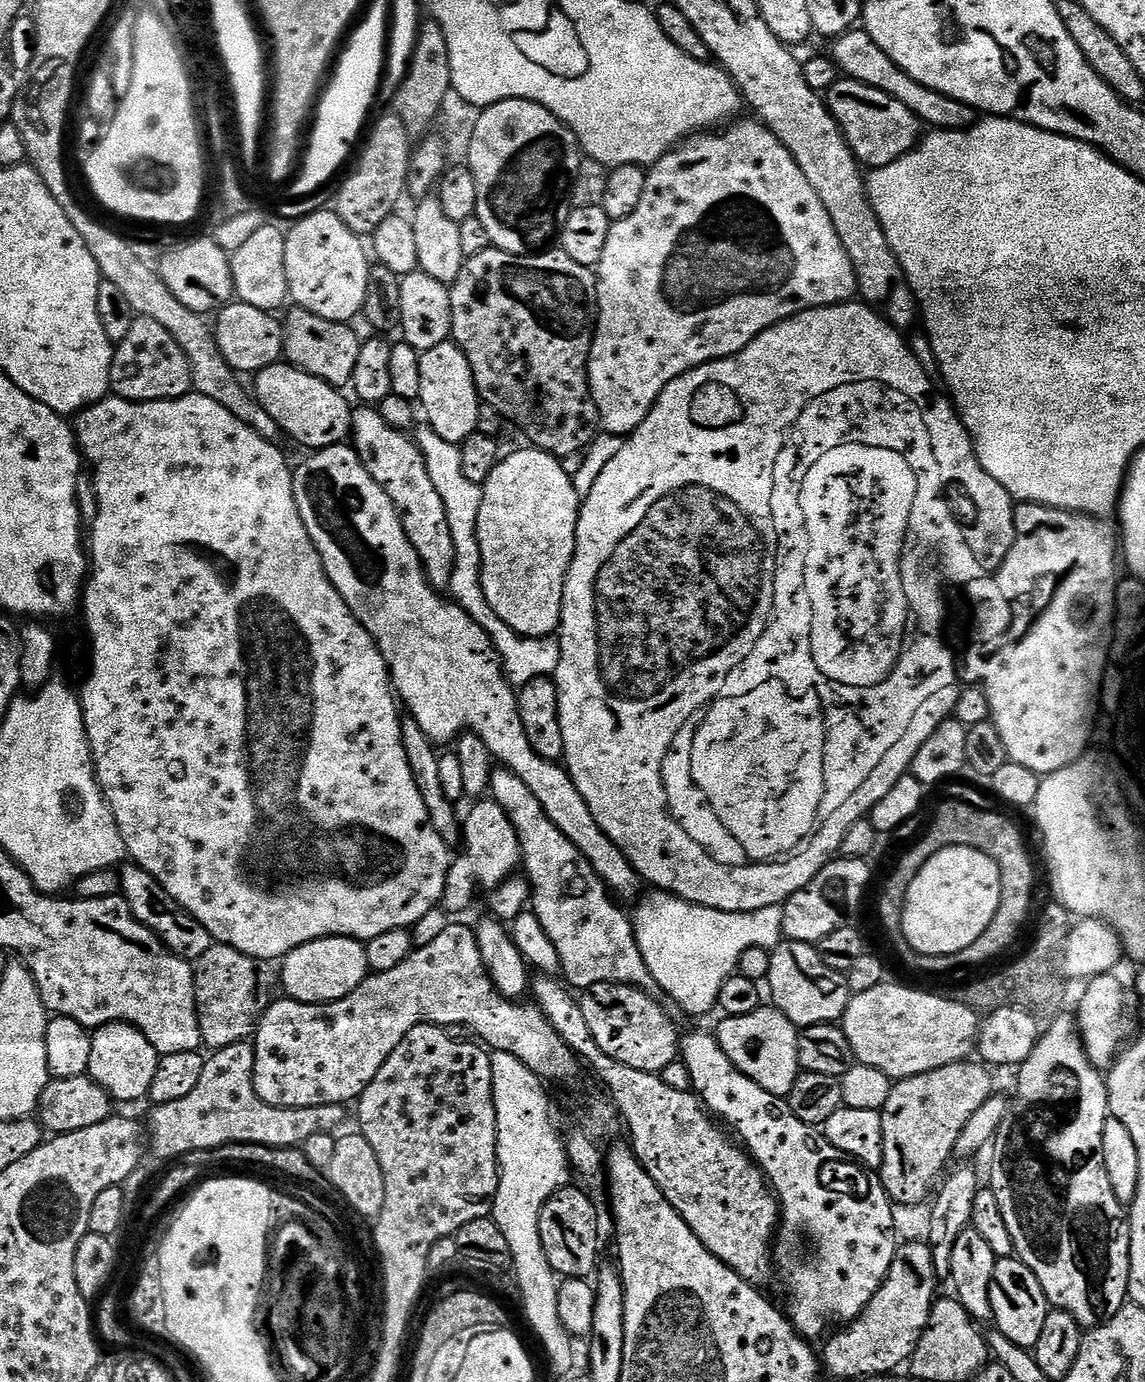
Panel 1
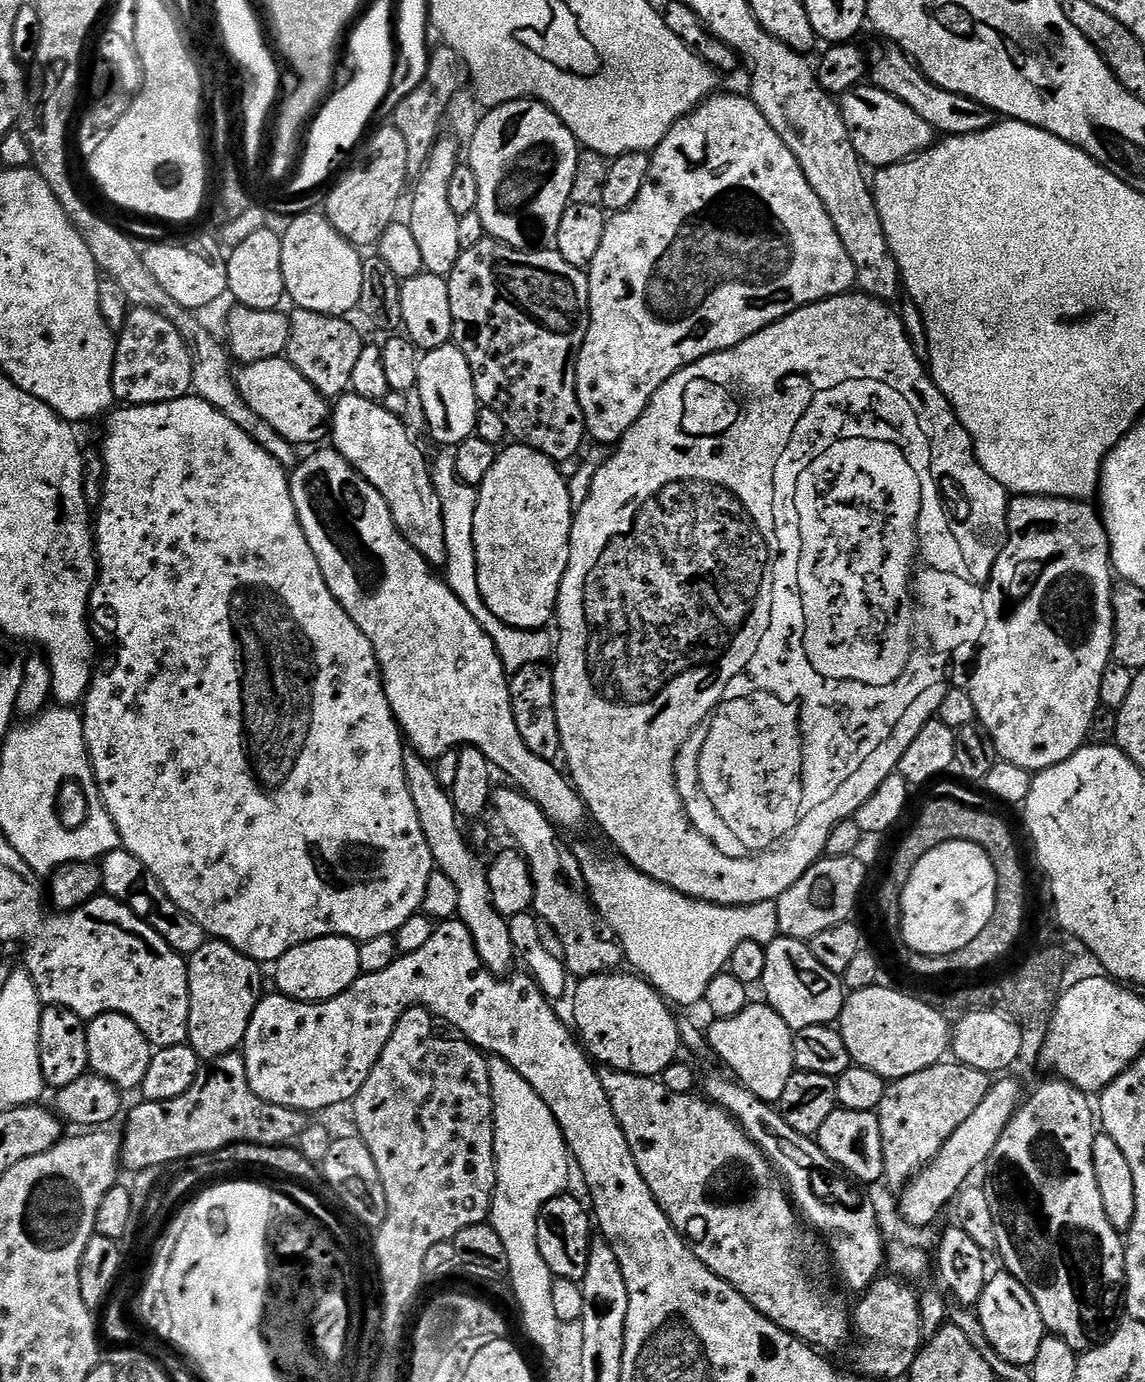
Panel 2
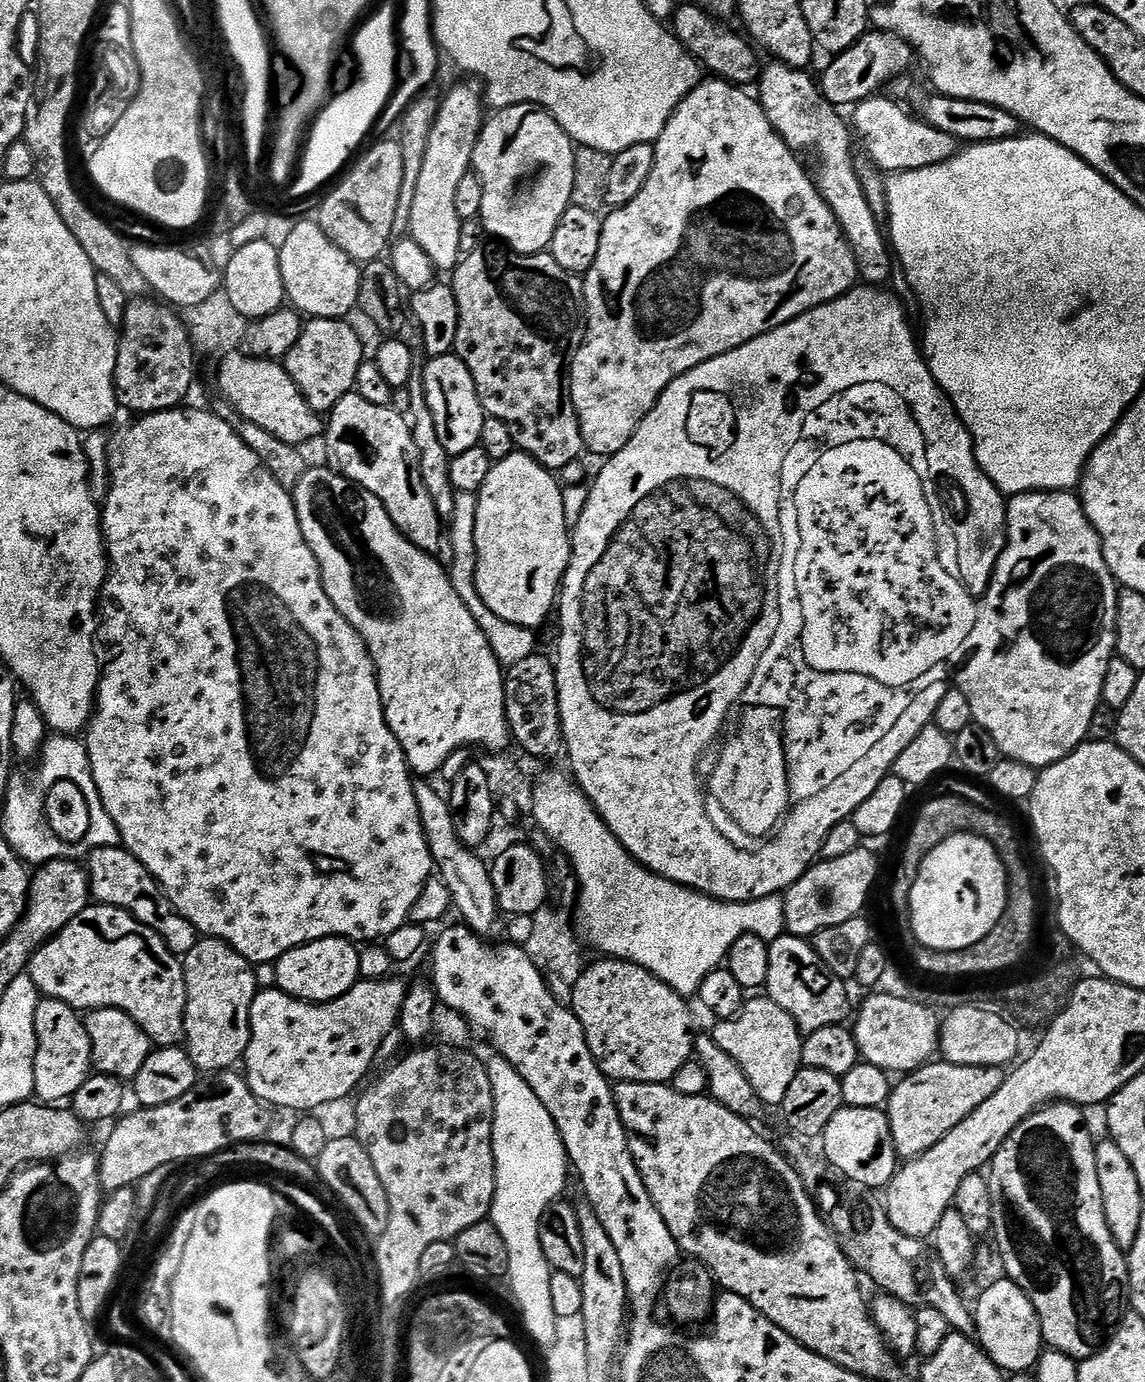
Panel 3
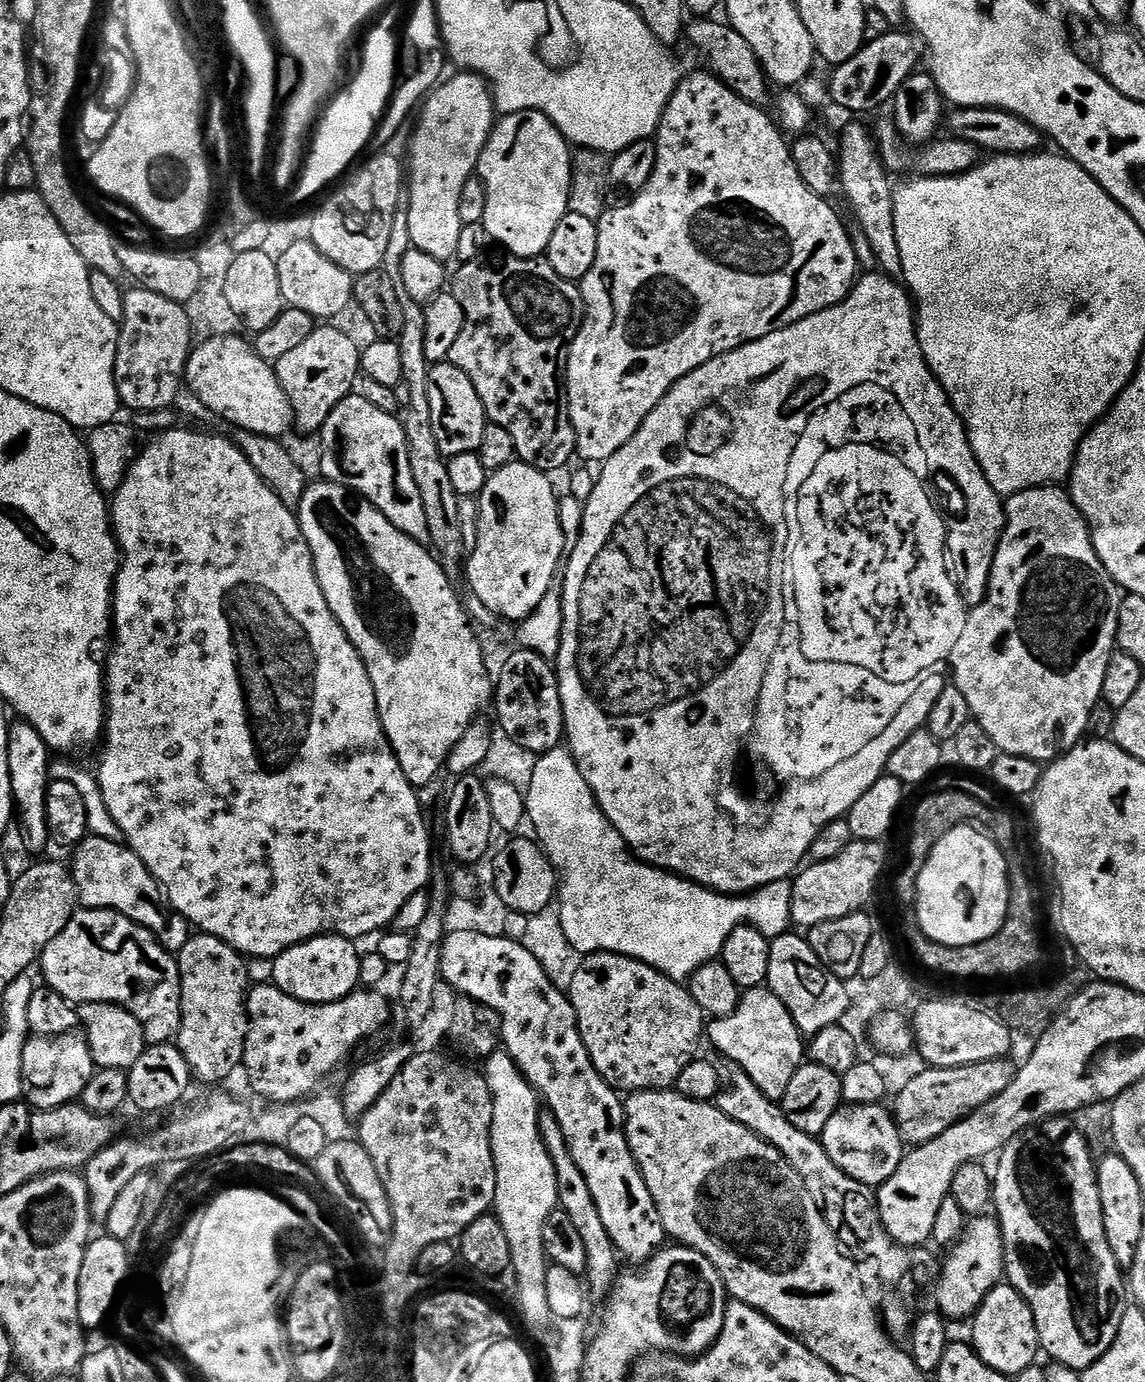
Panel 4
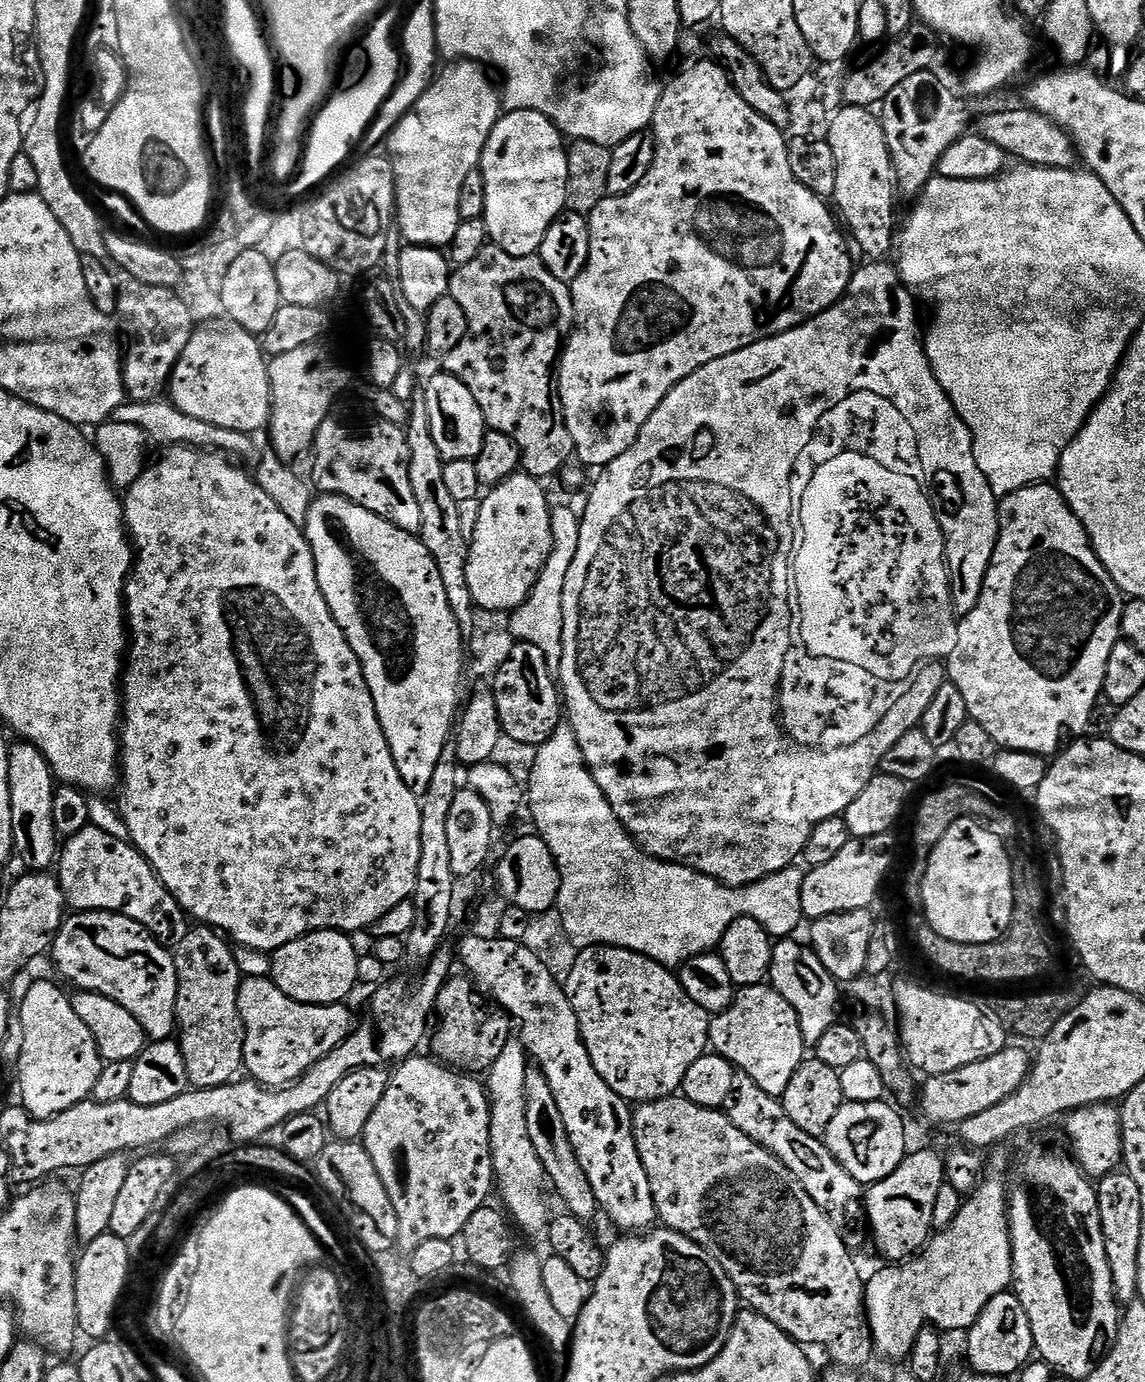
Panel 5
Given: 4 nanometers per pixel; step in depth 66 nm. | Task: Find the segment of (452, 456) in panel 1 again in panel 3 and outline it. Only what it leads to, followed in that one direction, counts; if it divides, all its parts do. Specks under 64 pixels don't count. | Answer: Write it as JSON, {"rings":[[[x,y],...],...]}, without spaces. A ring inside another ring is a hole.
{"rings":[[[456,492],[453,502],[453,512],[446,524],[446,544],[452,547],[452,564],[447,565],[448,577],[452,580],[454,590],[458,590],[458,598],[466,602],[466,610],[474,614],[474,622],[486,634],[494,654],[499,658],[501,665],[507,666],[520,662],[522,658],[533,655],[537,651],[537,633],[530,628],[523,628],[514,622],[506,622],[506,618],[498,618],[486,602],[482,602],[482,594],[478,594],[476,585],[476,547],[474,546],[474,522],[476,521],[476,497],[474,492]]]}

